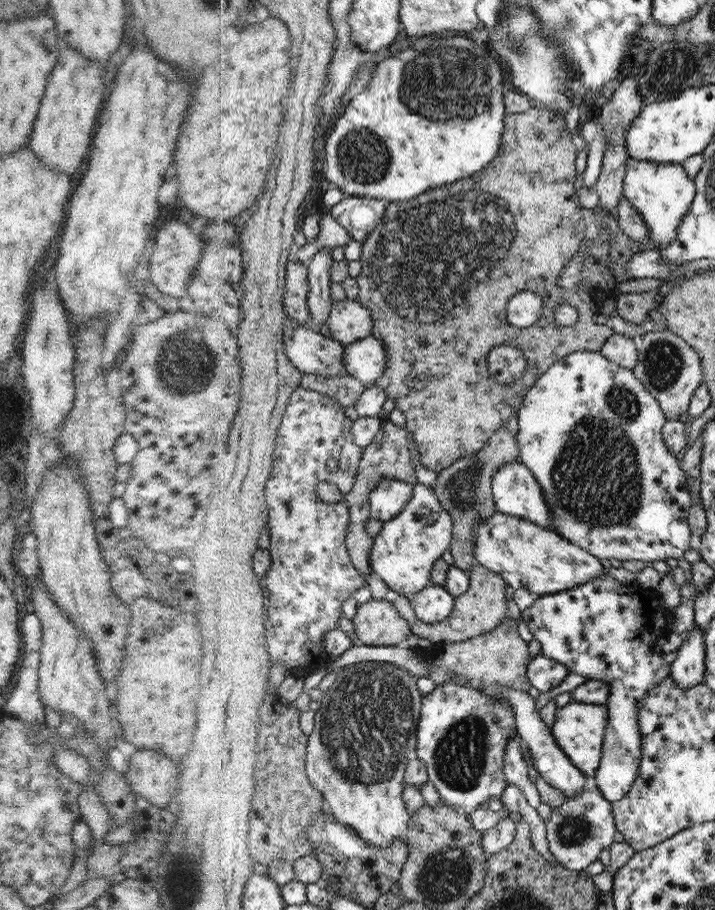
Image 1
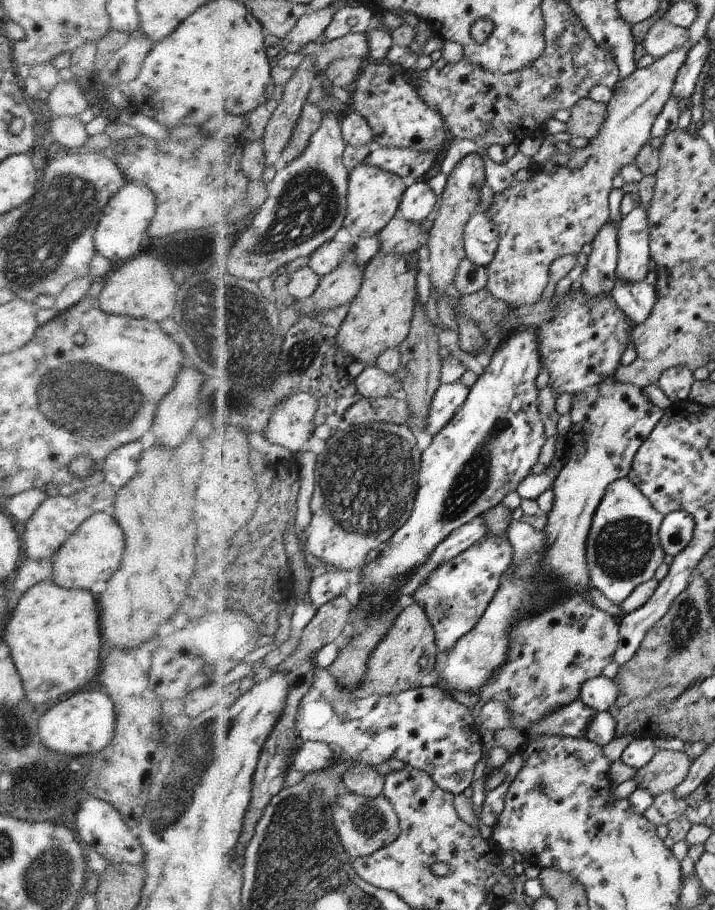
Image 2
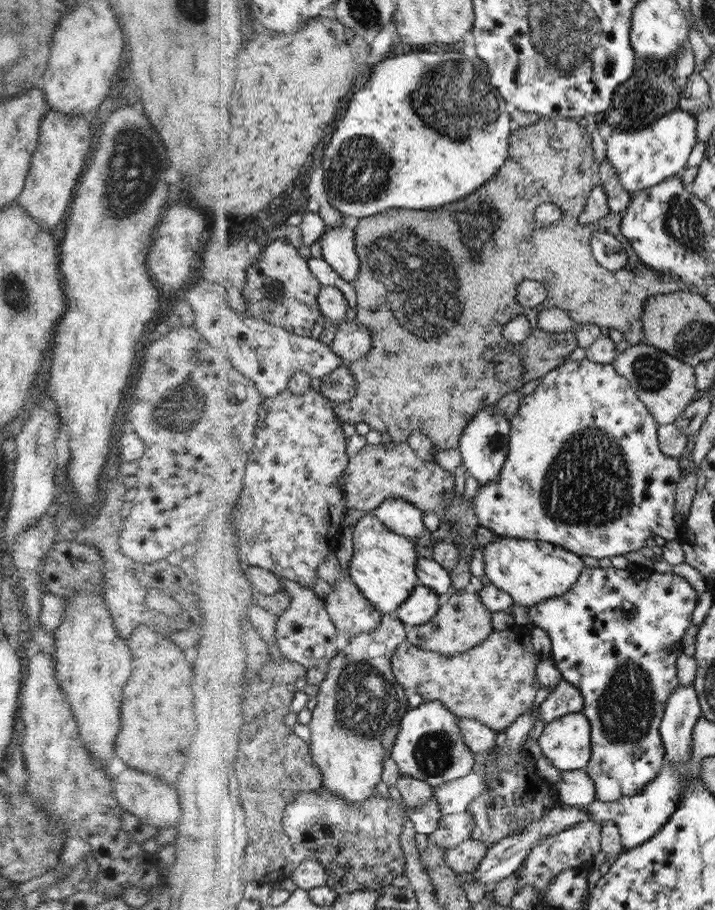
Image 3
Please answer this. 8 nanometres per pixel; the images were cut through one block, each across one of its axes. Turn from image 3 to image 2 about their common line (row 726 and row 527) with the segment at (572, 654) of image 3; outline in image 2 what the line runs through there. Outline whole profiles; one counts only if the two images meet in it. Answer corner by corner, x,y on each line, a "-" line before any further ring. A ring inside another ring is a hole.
627,476
612,483
596,510
587,538
587,563
591,586
607,595
612,602
624,602
643,582
655,578
664,562
659,529
666,518
652,506
650,499

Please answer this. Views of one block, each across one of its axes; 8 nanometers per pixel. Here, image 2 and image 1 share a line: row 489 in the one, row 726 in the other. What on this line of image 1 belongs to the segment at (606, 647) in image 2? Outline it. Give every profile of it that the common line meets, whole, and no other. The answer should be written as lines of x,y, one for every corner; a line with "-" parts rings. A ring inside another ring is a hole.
571,702
556,710
555,723
551,731
553,737
572,764
579,768
586,777
594,777
604,756
605,736
609,721
609,709
605,705
582,704

